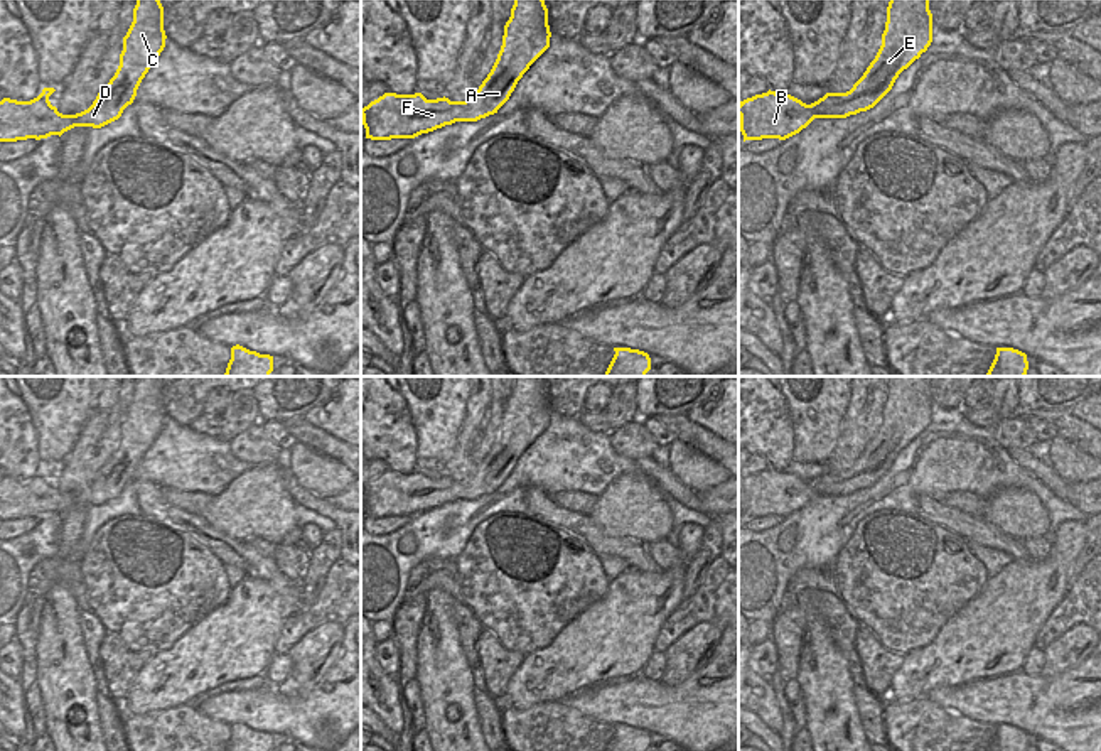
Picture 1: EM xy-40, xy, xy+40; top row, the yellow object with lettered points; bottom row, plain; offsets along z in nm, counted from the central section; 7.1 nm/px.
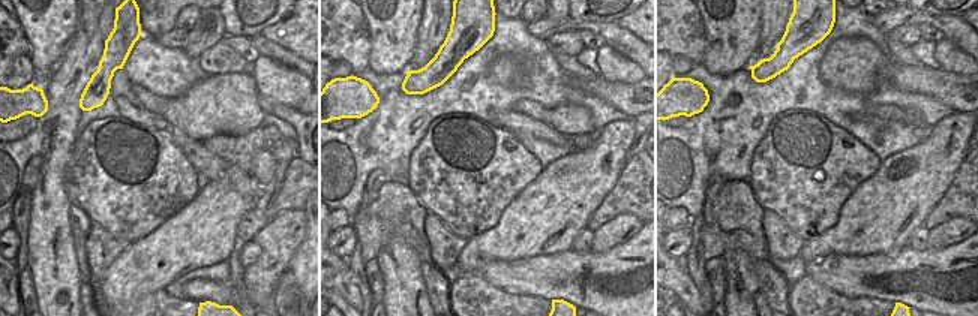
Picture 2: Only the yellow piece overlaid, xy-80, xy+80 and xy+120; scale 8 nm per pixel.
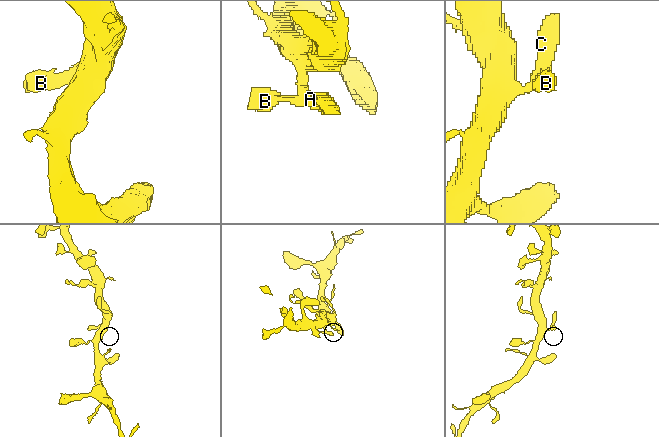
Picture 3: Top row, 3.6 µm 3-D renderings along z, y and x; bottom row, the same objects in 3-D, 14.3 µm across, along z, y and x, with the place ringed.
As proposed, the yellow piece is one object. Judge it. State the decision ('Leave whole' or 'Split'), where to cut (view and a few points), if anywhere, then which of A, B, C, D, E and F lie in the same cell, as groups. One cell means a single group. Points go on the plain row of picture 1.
Leave whole. No split. Groups: A B C D E F

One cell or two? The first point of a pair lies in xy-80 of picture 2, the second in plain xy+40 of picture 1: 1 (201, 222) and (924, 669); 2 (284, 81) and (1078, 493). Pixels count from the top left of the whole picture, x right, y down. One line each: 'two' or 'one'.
1: one
2: two

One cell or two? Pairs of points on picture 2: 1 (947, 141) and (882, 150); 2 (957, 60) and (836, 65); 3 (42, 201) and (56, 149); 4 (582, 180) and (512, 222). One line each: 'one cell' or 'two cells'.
1: two cells
2: two cells
3: one cell
4: one cell

